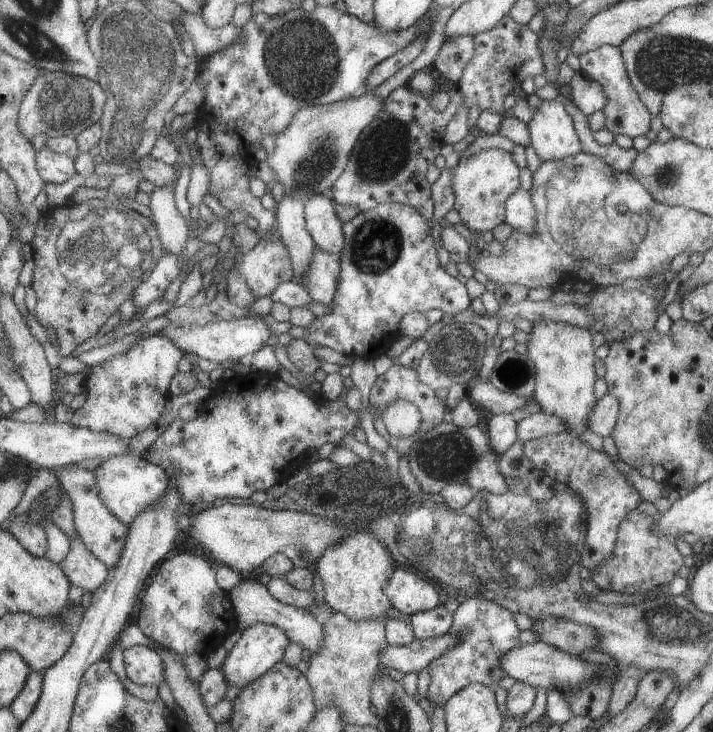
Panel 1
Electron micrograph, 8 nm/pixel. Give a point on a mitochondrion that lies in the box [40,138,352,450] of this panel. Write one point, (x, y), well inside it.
(100, 251)

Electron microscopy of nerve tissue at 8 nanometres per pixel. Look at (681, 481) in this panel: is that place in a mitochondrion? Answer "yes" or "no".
no

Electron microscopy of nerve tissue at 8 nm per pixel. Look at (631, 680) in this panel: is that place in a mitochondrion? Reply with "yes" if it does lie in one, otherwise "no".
no

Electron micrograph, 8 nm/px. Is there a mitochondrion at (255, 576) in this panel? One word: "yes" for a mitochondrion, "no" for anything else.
no

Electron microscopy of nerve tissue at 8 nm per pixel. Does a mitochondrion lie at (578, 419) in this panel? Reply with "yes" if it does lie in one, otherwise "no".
no

